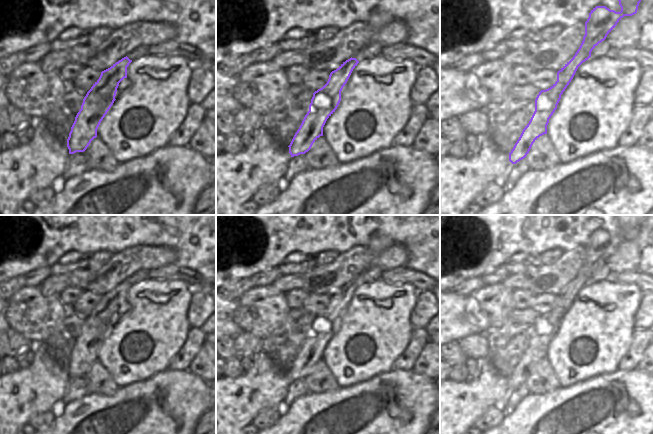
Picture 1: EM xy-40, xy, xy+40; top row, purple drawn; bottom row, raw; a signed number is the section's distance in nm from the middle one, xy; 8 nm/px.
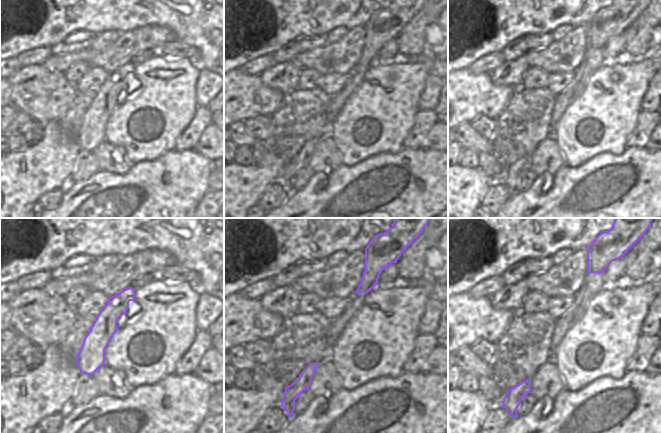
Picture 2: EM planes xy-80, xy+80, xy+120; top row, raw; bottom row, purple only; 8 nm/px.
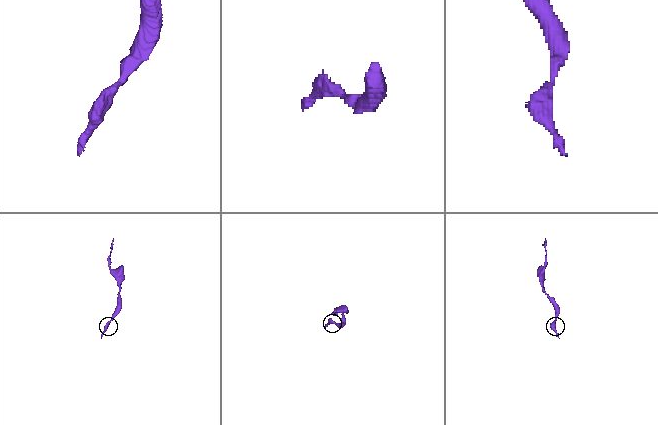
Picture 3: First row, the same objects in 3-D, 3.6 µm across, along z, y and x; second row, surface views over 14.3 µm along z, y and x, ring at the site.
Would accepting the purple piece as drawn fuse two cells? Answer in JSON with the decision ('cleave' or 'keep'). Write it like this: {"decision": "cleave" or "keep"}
{"decision": "keep"}

